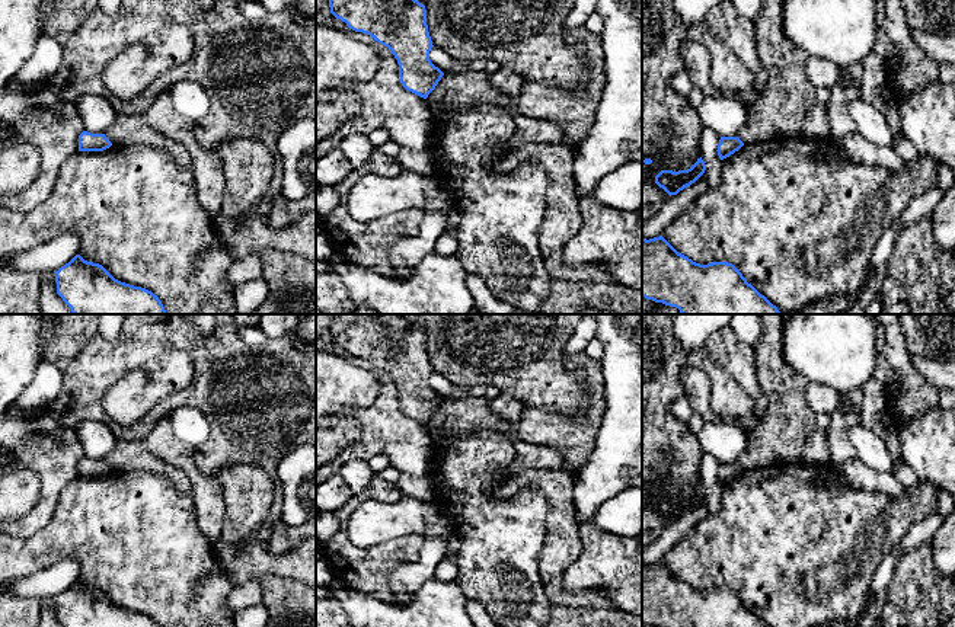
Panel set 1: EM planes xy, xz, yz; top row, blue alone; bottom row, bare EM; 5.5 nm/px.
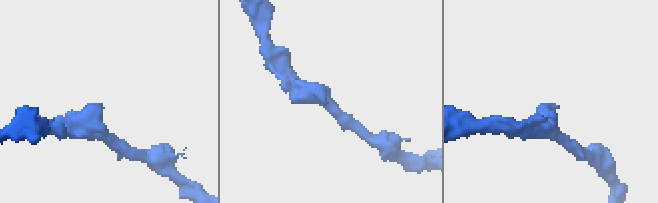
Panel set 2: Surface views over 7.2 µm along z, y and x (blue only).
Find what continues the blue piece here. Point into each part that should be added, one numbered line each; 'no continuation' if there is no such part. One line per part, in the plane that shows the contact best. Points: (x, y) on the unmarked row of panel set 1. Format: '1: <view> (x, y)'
no continuation

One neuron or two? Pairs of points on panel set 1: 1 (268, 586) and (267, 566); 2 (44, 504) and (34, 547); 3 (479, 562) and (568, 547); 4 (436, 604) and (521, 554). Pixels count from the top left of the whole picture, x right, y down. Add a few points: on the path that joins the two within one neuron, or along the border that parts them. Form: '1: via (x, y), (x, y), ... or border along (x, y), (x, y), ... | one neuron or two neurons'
1: border along (258, 578), (280, 575), (293, 576), (300, 581) | two neurons
2: border along (56, 504), (42, 528), (26, 538), (15, 537) | two neurons
3: border along (546, 518), (546, 537), (540, 552), (542, 585) | two neurons
4: border along (454, 581), (469, 600) | two neurons

